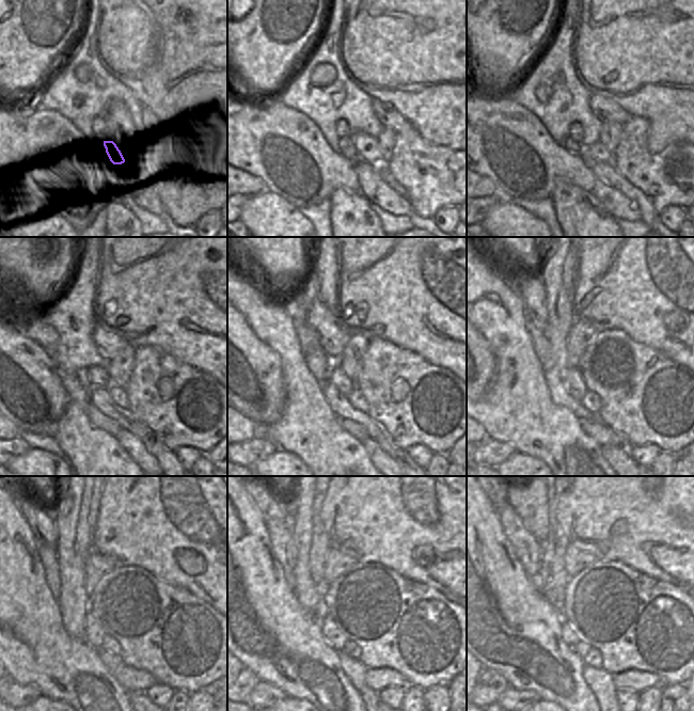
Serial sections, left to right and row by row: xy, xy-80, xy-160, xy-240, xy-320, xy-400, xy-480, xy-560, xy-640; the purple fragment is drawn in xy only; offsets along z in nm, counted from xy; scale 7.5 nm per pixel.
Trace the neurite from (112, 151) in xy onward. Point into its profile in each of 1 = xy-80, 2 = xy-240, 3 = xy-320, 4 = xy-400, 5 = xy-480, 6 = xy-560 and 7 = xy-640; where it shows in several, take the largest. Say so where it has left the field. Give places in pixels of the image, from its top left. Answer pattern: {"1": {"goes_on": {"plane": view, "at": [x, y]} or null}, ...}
{"1": {"goes_on": {"plane": "xy-80", "at": [348, 149]}}, "2": {"goes_on": {"plane": "xy-240", "at": [82, 374]}}, "3": {"goes_on": {"plane": "xy-320", "at": [319, 364]}}, "4": {"goes_on": {"plane": "xy-400", "at": [540, 344]}}, "5": {"goes_on": {"plane": "xy-480", "at": [48, 557]}}, "6": {"goes_on": {"plane": "xy-560", "at": [281, 538]}}, "7": {"goes_on": {"plane": "xy-640", "at": [527, 549]}}}

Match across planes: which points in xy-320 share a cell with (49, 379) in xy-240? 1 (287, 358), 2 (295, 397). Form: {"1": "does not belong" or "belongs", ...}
{"1": "does not belong", "2": "does not belong"}

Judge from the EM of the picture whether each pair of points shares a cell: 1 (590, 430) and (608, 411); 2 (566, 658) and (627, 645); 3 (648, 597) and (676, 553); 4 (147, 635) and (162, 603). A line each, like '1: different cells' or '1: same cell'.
1: different cells
2: different cells
3: different cells
4: same cell

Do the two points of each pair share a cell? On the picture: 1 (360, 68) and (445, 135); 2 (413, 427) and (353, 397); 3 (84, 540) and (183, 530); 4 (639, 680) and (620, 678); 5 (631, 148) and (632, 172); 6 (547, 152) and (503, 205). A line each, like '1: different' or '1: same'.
1: same
2: different
3: different
4: same
5: same
6: different

